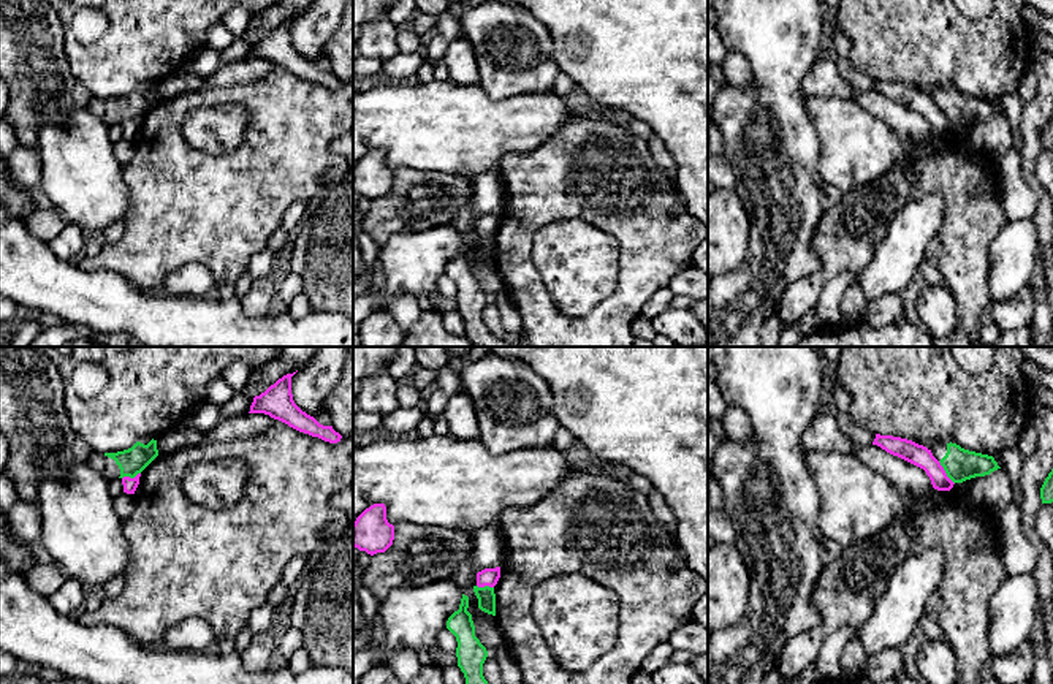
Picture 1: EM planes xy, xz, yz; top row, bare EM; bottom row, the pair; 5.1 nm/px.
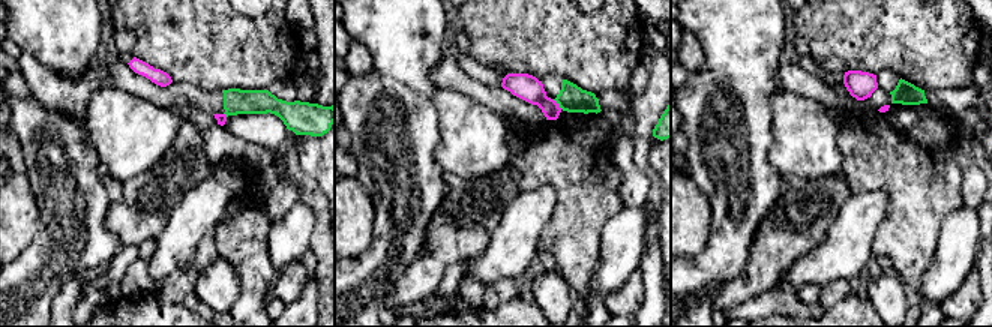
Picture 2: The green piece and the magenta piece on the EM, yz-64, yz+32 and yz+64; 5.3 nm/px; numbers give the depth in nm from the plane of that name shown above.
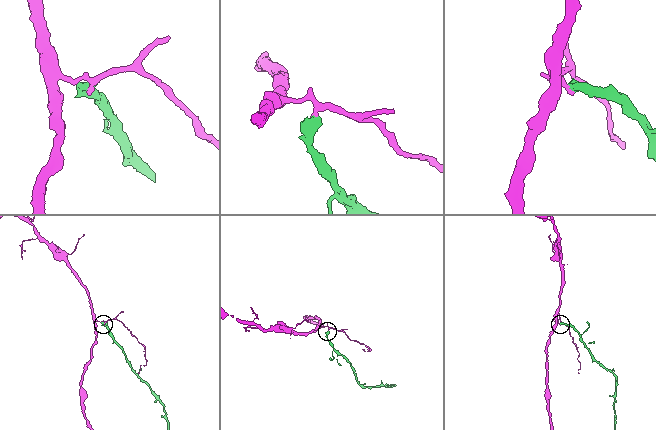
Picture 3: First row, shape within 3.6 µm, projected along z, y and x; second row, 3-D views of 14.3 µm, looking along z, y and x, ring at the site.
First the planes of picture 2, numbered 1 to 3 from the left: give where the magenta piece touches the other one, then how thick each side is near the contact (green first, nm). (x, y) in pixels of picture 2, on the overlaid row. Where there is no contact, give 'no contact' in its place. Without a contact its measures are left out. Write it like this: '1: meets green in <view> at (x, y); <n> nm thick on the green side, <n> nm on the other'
1: meets green in yz-64 at (225, 114); 140 nm thick on the green side, 50 nm on the other
2: meets green in yz+32 at (557, 102); 140 nm thick on the green side, 140 nm on the other
3: no contact

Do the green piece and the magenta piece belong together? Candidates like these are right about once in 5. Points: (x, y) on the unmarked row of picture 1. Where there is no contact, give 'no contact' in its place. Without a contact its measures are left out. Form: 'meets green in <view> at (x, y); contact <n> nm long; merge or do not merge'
meets green in yz at (946, 117); contact 150 nm long; do not merge

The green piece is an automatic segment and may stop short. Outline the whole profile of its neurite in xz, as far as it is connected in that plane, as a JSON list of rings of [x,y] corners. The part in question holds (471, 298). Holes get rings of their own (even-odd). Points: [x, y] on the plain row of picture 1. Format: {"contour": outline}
{"contour": [[[462,239],[459,255],[447,266],[447,274],[458,287],[456,302],[458,312],[466,323],[466,337],[477,347],[508,347],[507,342],[496,337],[483,321],[483,309],[488,302],[488,296],[475,282],[475,271],[467,253],[469,242]]]}

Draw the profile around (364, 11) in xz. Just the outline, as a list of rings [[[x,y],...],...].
[[[353,0],[353,44],[358,43],[363,27],[388,13],[396,0]]]

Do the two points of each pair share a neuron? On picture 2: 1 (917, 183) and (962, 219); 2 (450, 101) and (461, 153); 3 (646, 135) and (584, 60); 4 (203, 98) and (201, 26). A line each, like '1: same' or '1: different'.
1: different
2: same
3: different
4: different

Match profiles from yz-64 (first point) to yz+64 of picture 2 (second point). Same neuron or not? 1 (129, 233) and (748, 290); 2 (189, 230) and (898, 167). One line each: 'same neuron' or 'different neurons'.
1: same neuron
2: different neurons

